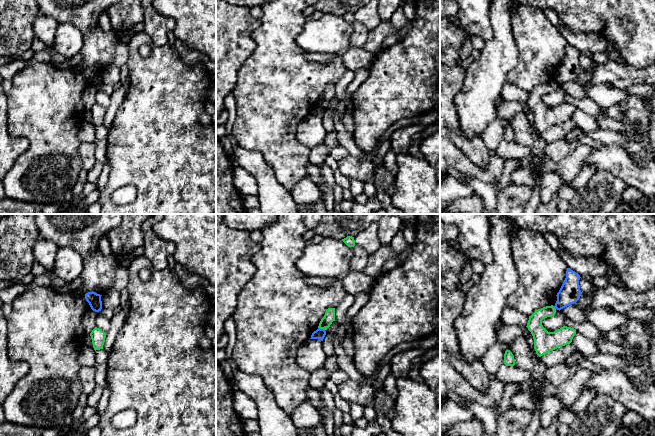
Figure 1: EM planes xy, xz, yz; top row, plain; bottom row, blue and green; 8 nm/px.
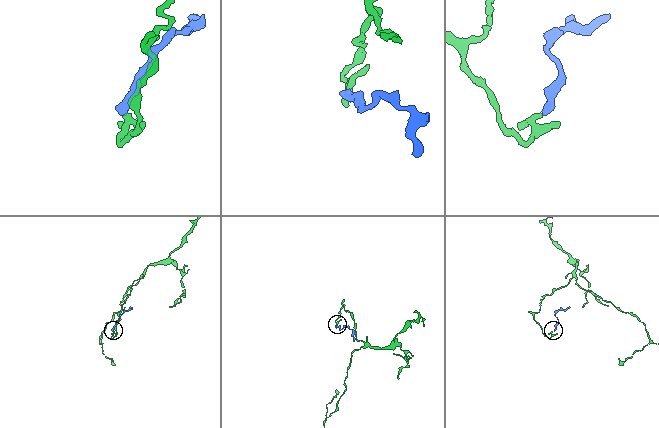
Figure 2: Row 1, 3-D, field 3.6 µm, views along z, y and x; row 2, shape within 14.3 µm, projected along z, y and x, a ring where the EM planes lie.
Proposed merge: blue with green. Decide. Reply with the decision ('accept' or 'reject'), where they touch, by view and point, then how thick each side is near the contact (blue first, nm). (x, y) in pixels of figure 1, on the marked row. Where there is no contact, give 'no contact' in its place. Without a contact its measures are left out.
reject; contact xz (321, 329); calibres 80 and 90 nm

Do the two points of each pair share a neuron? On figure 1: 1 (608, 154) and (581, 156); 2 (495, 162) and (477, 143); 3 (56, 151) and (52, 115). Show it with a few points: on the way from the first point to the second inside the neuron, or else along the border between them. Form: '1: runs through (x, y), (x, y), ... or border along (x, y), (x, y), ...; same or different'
1: border along (594, 149), (583, 164); different
2: border along (467, 155), (479, 166), (489, 169); different
3: runs through (53, 142), (52, 124); same

